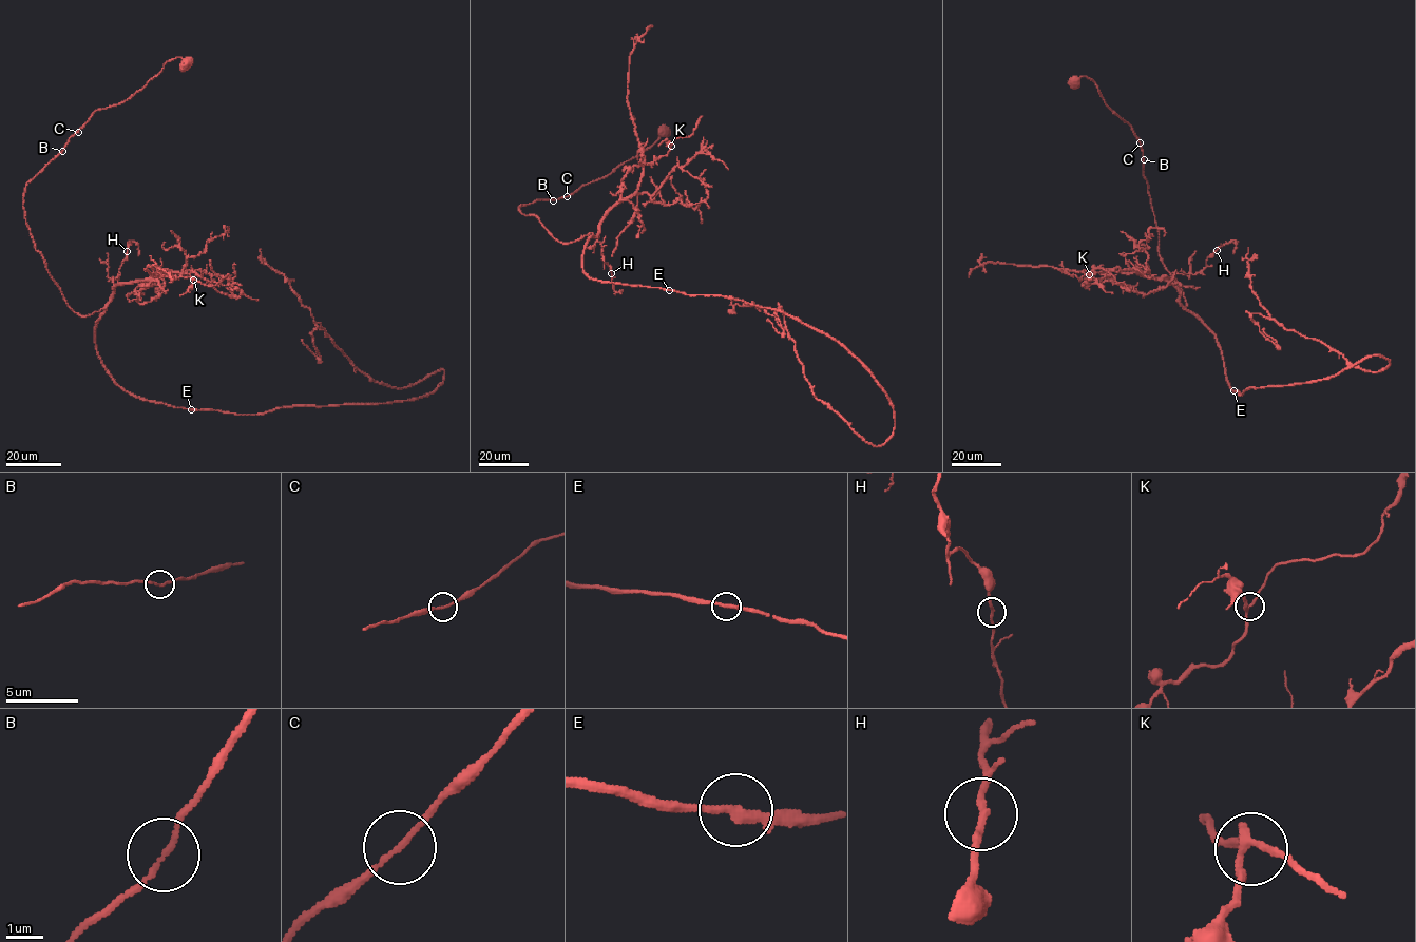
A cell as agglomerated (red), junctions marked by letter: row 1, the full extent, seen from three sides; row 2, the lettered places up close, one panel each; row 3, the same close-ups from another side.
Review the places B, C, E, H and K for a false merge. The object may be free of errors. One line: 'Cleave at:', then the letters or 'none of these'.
Cleave at: none of these

